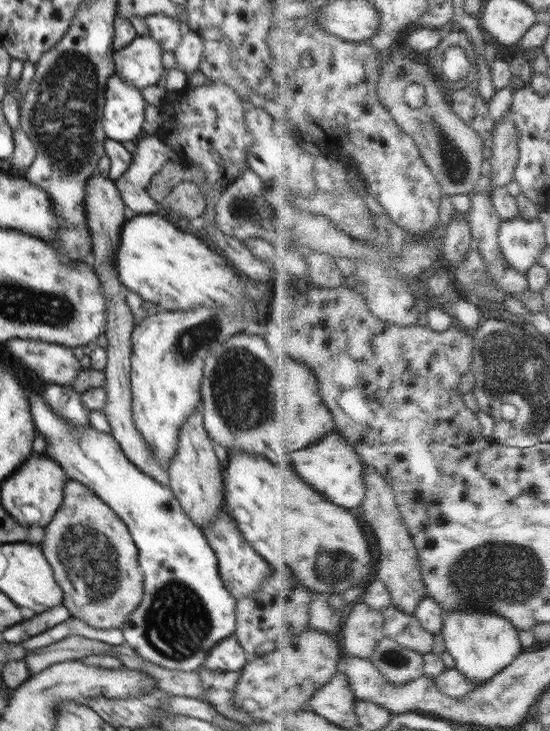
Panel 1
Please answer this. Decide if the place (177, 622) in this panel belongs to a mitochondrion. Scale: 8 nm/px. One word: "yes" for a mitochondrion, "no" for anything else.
yes

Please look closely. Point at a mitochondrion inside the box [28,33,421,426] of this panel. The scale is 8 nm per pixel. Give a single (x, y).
(187, 345)

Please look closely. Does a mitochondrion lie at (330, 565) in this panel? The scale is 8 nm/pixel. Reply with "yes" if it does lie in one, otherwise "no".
yes

